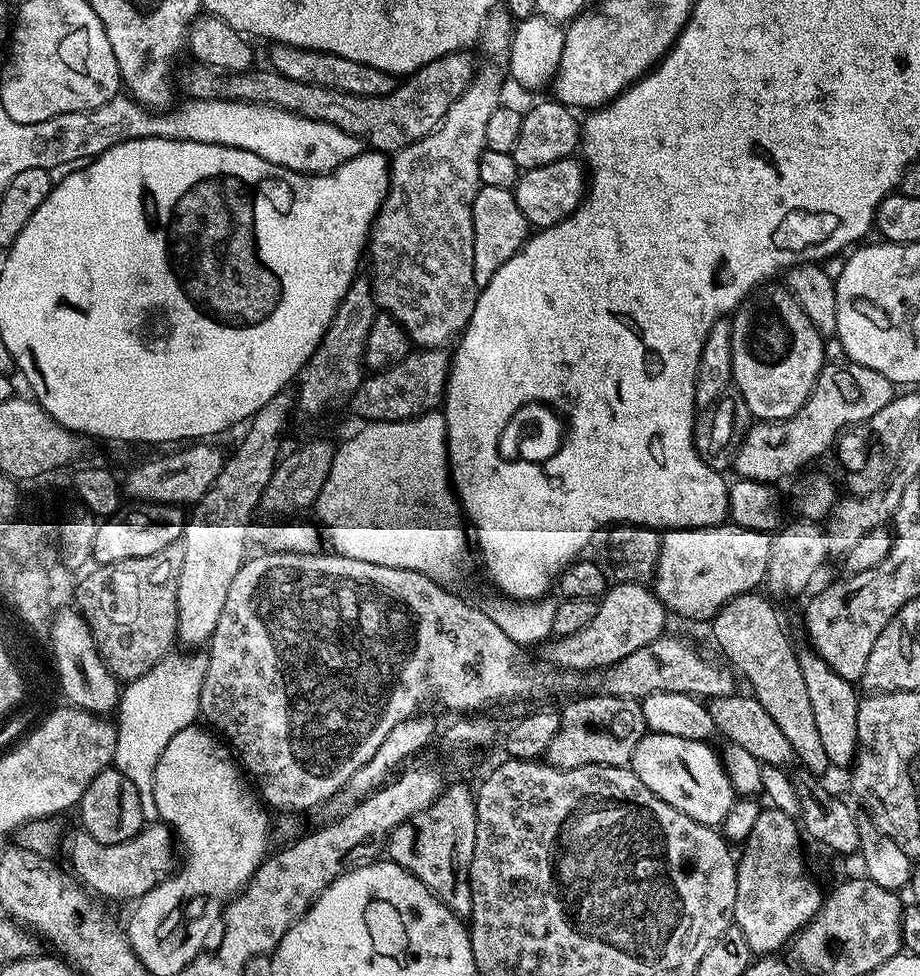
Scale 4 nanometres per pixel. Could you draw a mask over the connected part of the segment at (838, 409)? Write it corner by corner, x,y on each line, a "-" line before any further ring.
851,362
825,363
803,408
799,408
785,420
753,423
743,433
735,449
735,475
745,480
777,482
783,476
798,471
803,464
810,463
815,456
822,455
832,443
833,447
849,426
863,424
874,414
878,414
878,410
882,410
882,406
886,406
893,395
892,381
878,374
878,370
863,368
861,364

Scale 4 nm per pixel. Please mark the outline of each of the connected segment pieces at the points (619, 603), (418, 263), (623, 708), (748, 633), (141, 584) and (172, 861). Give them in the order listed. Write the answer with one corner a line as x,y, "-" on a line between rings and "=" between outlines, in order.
613,583
598,601
600,609
594,614
594,622
578,634
558,636
543,645
547,663
565,672
583,674
591,668
607,670
622,662
626,654
634,654
641,646
650,646
658,637
665,635
666,609
651,587
643,584
=
492,64
486,65
481,72
479,69
468,83
468,89
458,98
458,102
454,102
454,106
450,106
450,110
446,110
446,118
442,118
439,126
430,134
422,137
418,142
401,148
399,152
391,157
388,170
388,193
382,202
376,220
372,223
372,231
368,234
366,260
372,263
372,276
370,275
372,295
375,296
377,305
387,315
394,317
402,325
404,332
408,335
409,341
420,350
425,348
439,348
447,345
447,340
455,341
460,333
464,331
464,327
470,322
470,314
474,314
478,289
474,282
474,226
472,225
472,207
474,206
474,198
482,186
478,178
478,158
482,158
485,149
486,122
490,119
490,114
494,114
494,110
501,107
502,104
502,100
500,100
500,87
503,86
504,80
506,81
506,76
501,69
500,72
=
595,695
572,700
562,708
558,734
554,734
554,742
550,742
546,753
547,763
555,768
577,768
587,764
627,765
638,742
646,735
639,699
=
753,590
743,592
741,596
734,597
730,602
726,602
718,610
718,614
712,617
710,627
712,636
716,639
716,644
720,647
719,655
741,677
748,679
751,695
755,696
758,702
766,709
766,714
774,718
774,723
782,729
782,734
790,742
792,755
797,761
801,760
803,767
807,771
817,774
824,774
830,768
826,758
826,750
822,746
822,738
818,735
818,725
814,719
812,707
810,707
810,697
806,690
806,678
802,678
802,669
798,666
796,648
792,640
788,637
788,632
784,629
784,624
780,621
780,616
776,613
776,608
771,604
773,601
767,595
759,596
759,591
=
179,543
158,550
146,558
126,558
122,562
102,564
76,588
75,607
81,616
91,618
100,612
104,624
92,624
92,641
104,665
120,682
140,680
177,643
176,591
182,574
182,550
=
163,822
149,823
140,829
137,836
121,844
100,844
83,830
72,832
69,836
67,833
66,848
67,844
68,860
72,863
73,870
71,871
75,879
85,889
91,890
105,901
135,902
139,900
141,896
154,890
154,886
168,879
178,864
176,861
176,856
178,860
178,848
174,843
174,833

